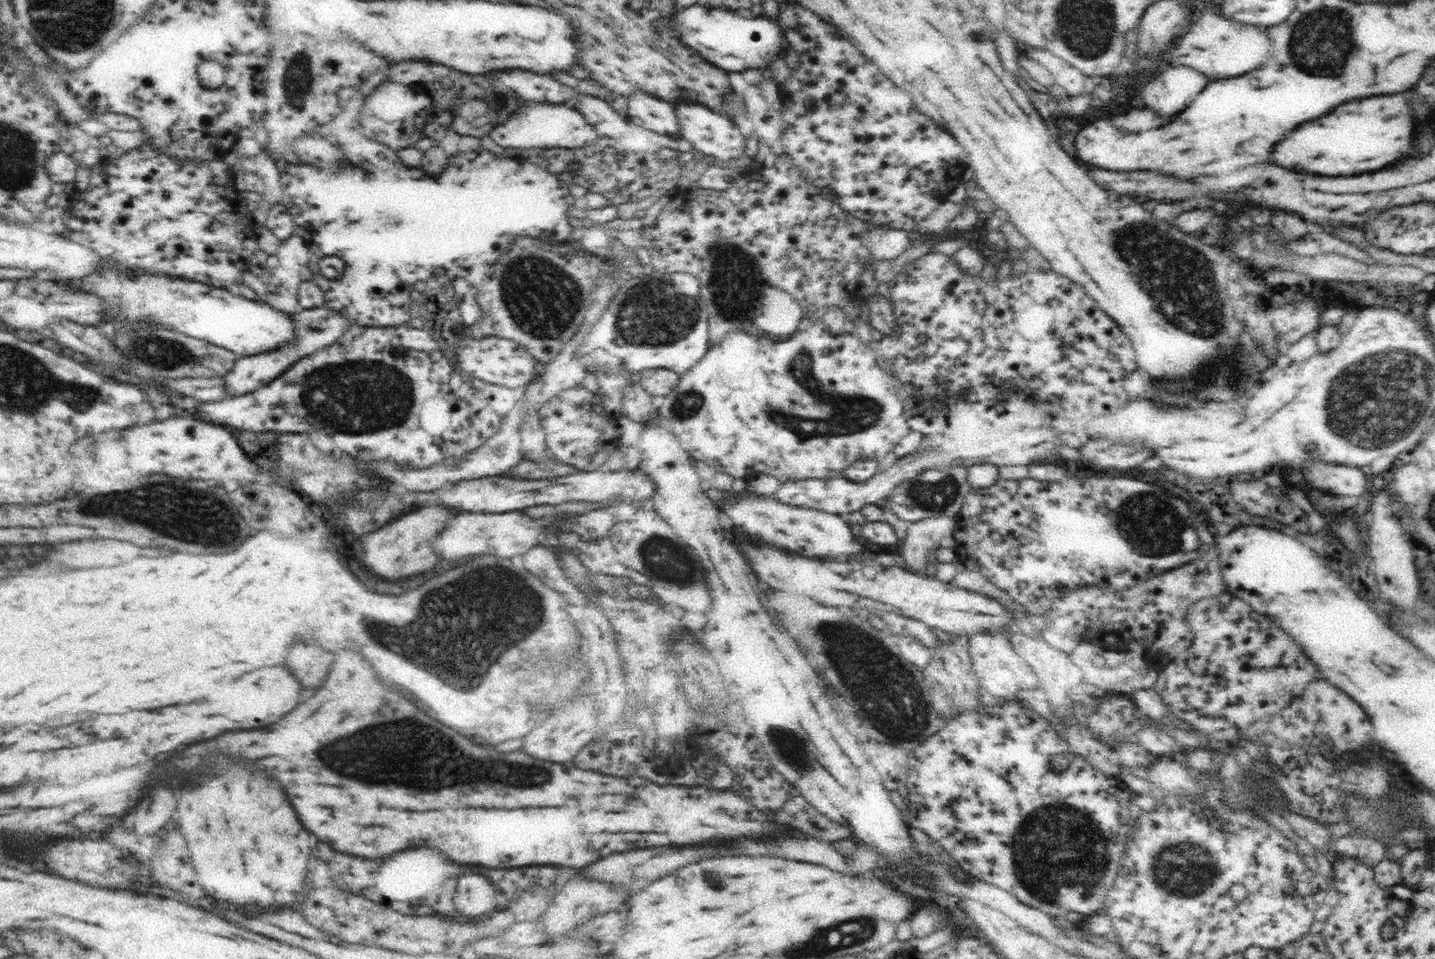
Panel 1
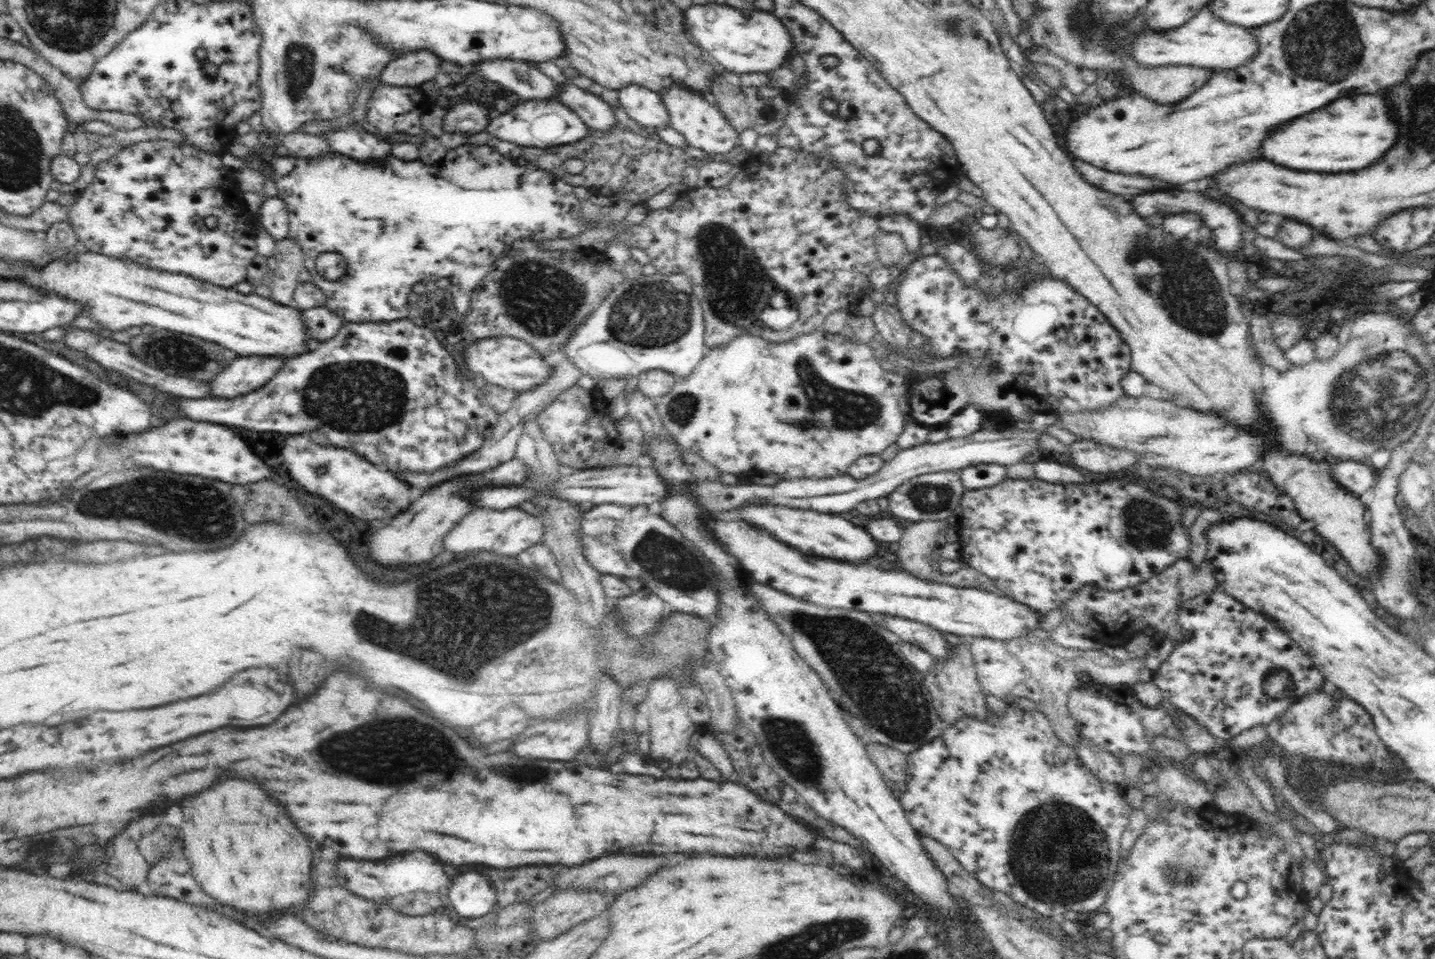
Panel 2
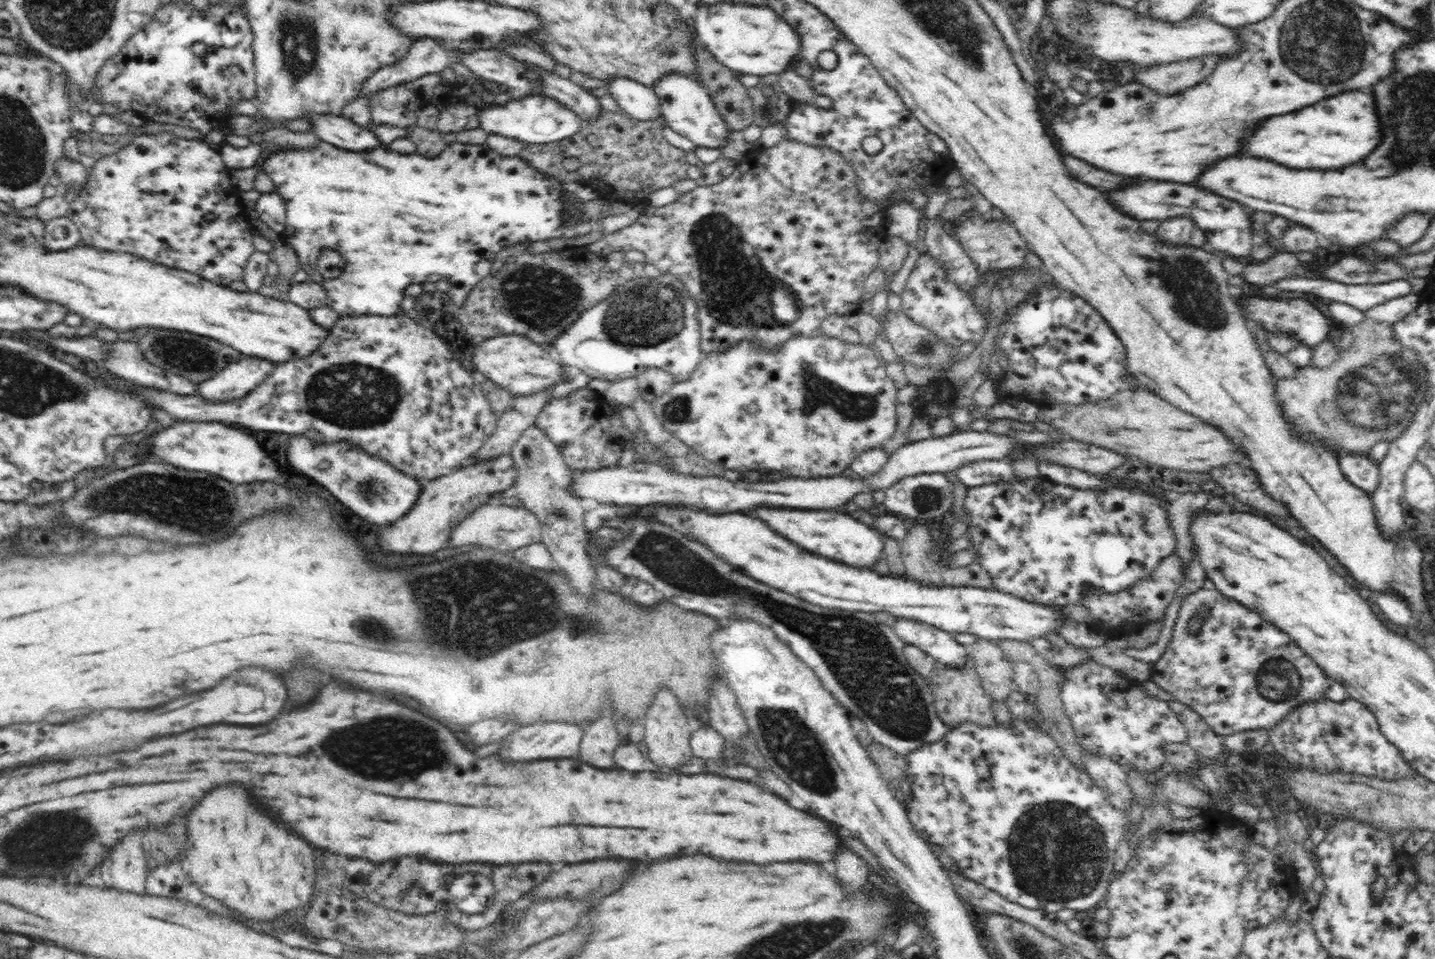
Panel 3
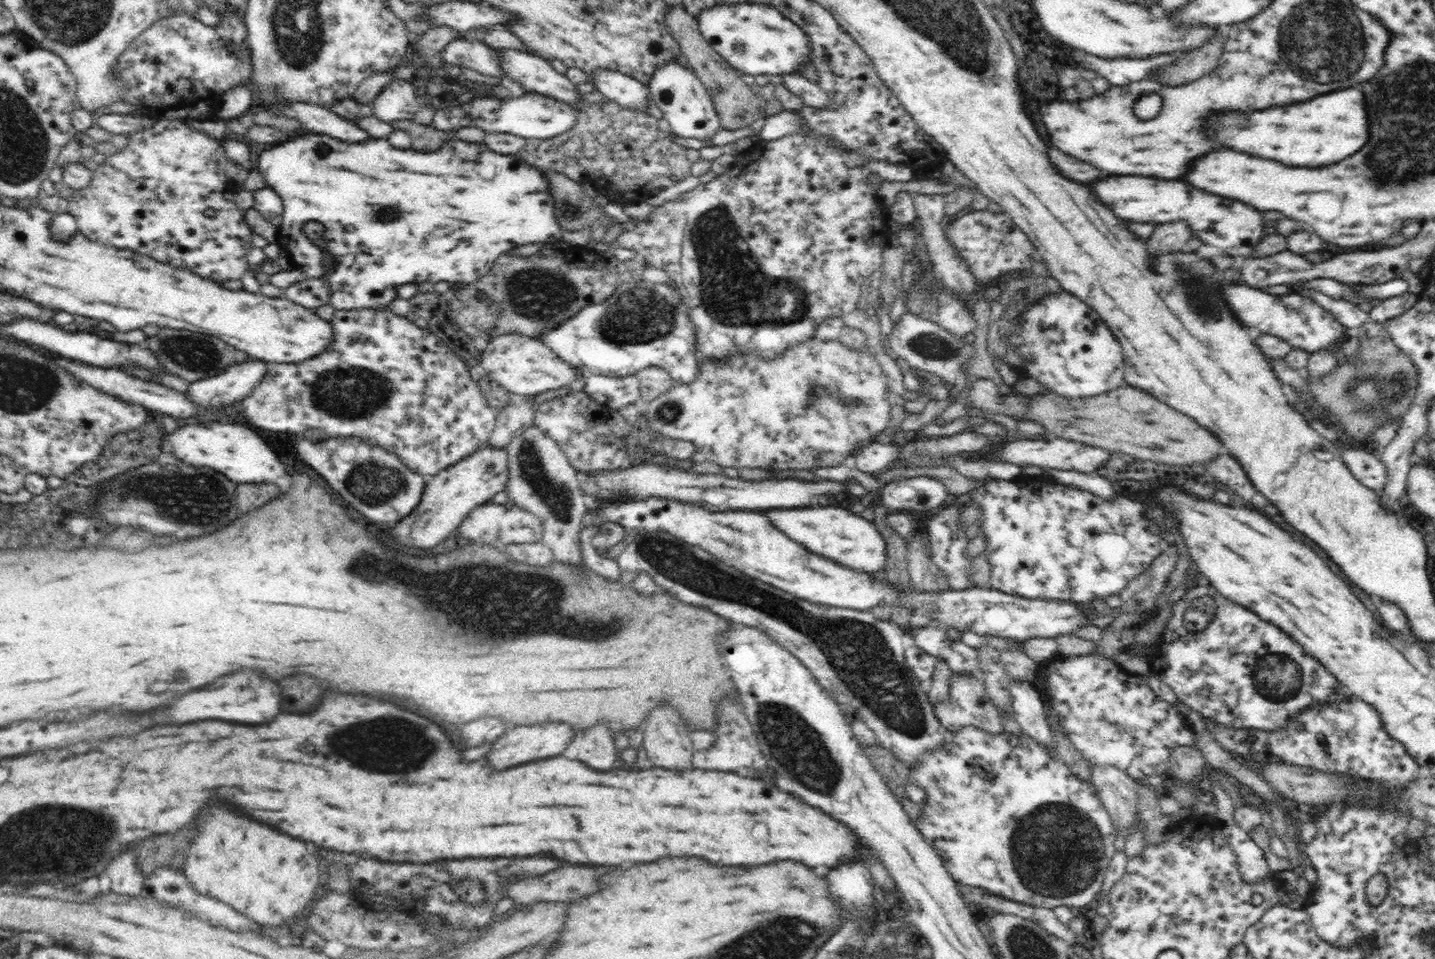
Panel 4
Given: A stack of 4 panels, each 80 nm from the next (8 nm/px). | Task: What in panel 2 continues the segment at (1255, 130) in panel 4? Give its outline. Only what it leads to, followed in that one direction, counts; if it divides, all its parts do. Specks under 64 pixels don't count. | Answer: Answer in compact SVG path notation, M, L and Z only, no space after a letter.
M1382 94L1340 98L1322 110L1310 112L1280 126L1264 144L1264 158L1292 170L1348 172L1376 164L1398 140L1398 124L1392 120L1390 104Z

